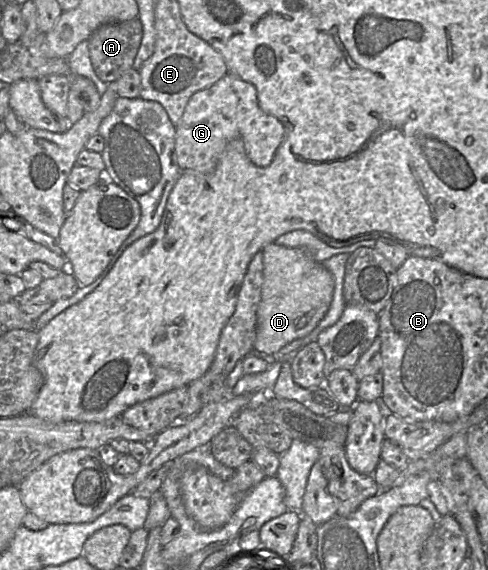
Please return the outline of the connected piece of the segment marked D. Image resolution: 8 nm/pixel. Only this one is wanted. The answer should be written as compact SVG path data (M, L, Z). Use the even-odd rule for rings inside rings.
M267 244L263 250L263 284L257 310L254 349L274 355L289 343L306 337L326 315L333 298L334 277L305 250Z

